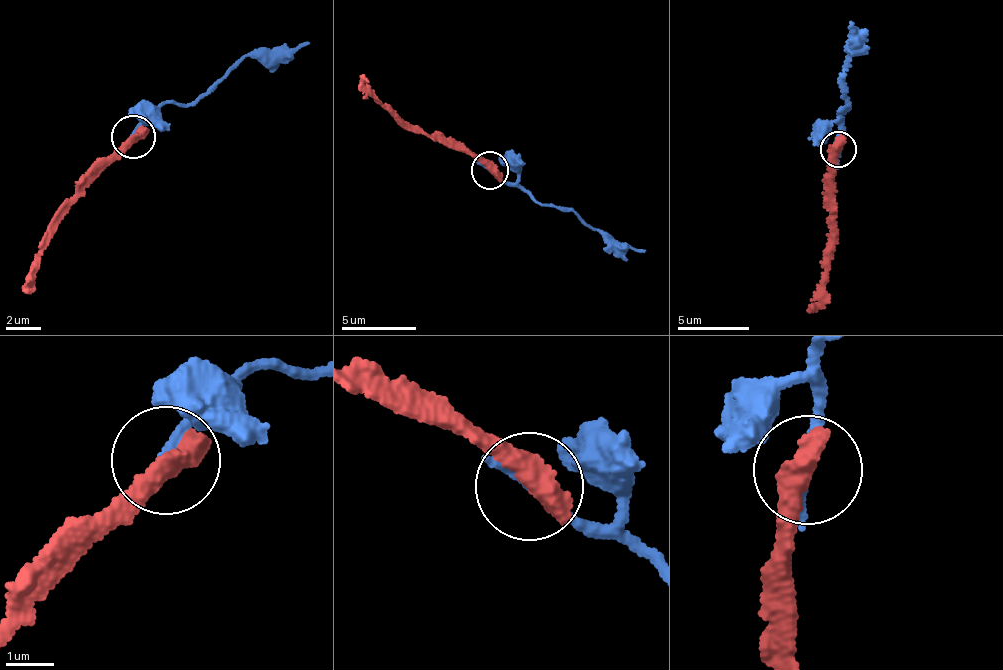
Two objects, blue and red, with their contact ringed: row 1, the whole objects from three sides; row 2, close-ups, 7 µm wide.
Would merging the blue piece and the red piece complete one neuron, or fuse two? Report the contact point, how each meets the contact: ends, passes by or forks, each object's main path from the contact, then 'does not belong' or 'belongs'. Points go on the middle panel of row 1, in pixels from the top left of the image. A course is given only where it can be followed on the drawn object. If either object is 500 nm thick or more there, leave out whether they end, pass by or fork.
(489, 170) | blue via (489, 170), (546, 206), (569, 208), (599, 232), (646, 252) | red via (492, 169), (436, 142), (371, 96), (363, 73) | does not belong

